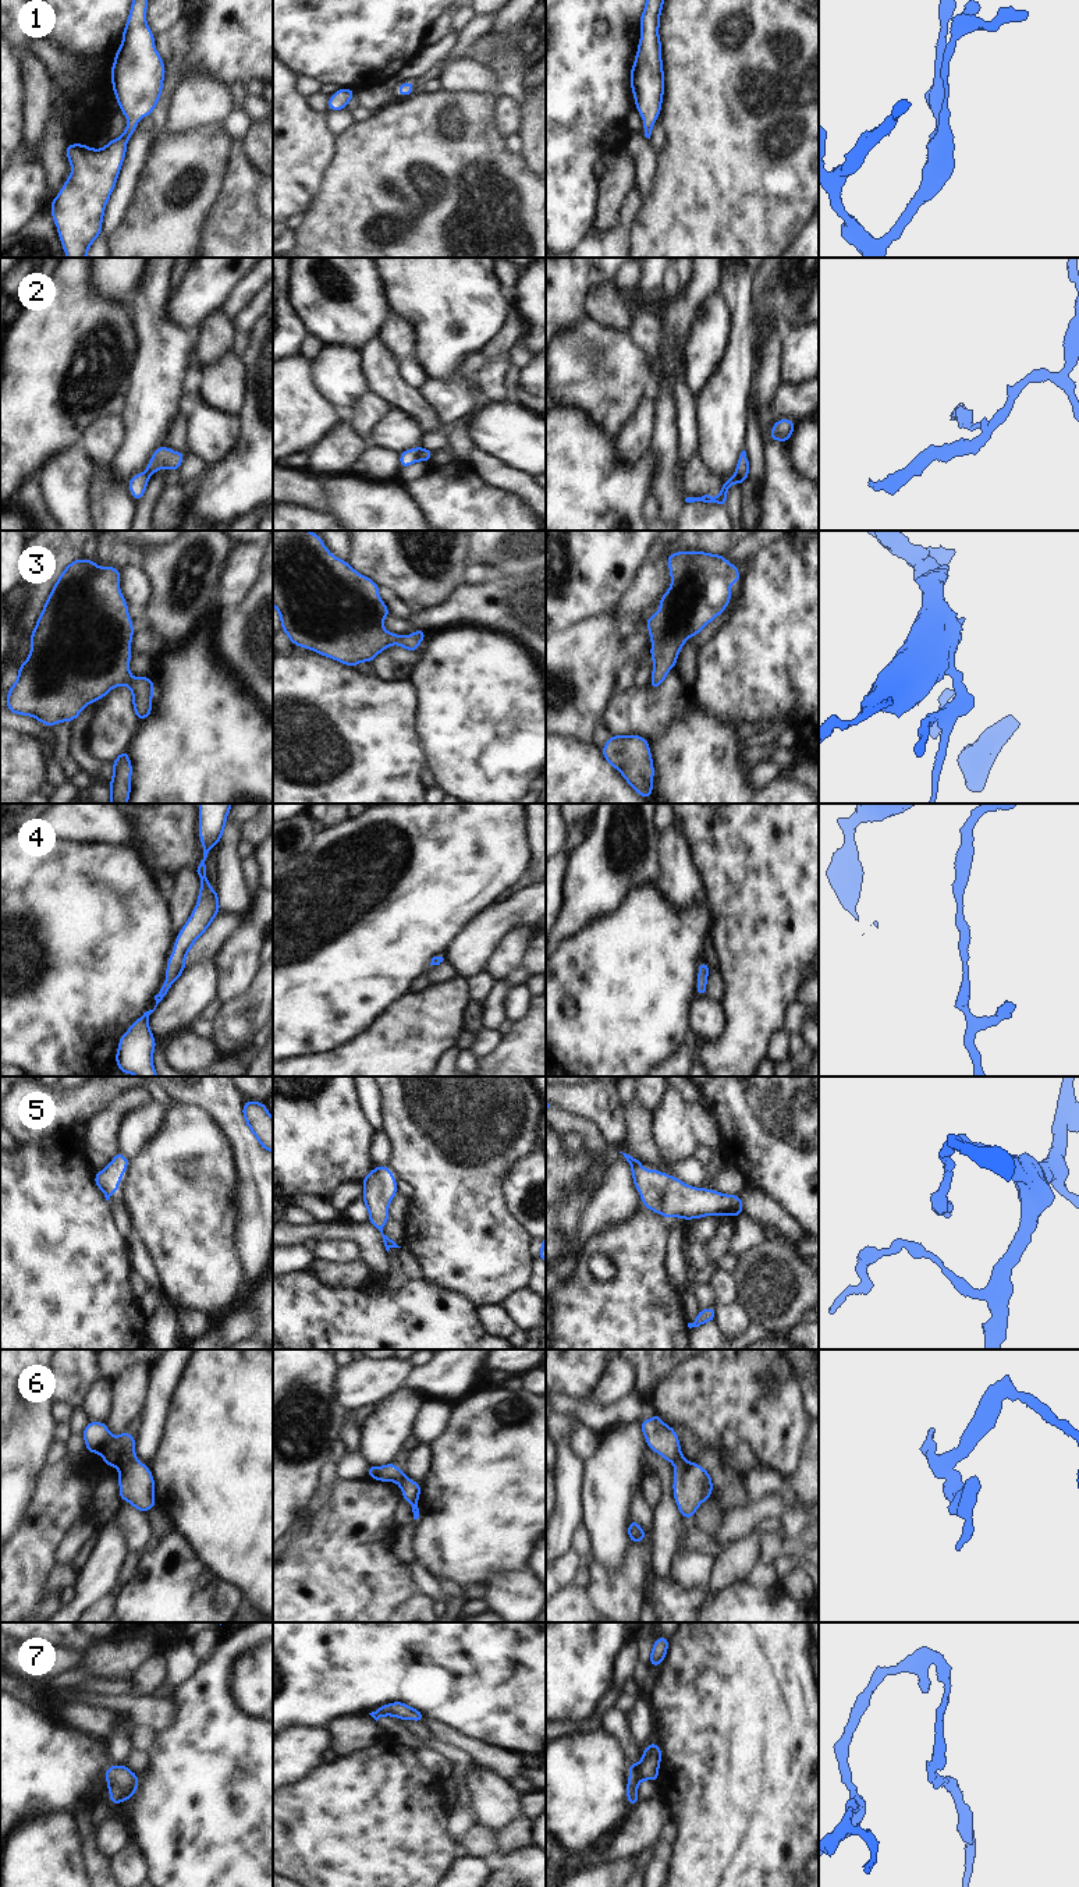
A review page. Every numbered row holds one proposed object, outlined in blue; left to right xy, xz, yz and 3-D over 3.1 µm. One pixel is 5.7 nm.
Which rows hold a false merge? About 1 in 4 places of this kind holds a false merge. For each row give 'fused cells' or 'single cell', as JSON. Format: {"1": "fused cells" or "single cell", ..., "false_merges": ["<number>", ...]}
{"1": "single cell", "2": "fused cells", "3": "single cell", "4": "single cell", "5": "single cell", "6": "fused cells", "7": "single cell", "false_merges": ["2", "6"]}

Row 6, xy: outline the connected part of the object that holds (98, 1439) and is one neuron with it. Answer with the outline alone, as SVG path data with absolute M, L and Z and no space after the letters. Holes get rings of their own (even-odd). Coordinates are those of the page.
M88 1422L82 1432L88 1453L100 1454L107 1466L121 1468L135 1455L135 1441L127 1430L116 1439L104 1422Z

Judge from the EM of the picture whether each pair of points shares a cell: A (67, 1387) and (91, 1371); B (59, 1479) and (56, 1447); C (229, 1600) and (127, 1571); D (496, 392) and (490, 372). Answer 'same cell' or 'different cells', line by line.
A: same cell
B: different cells
C: different cells
D: same cell

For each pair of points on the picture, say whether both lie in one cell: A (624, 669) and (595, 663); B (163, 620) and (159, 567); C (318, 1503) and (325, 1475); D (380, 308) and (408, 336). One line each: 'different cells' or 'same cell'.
A: different cells
B: same cell
C: same cell
D: different cells

